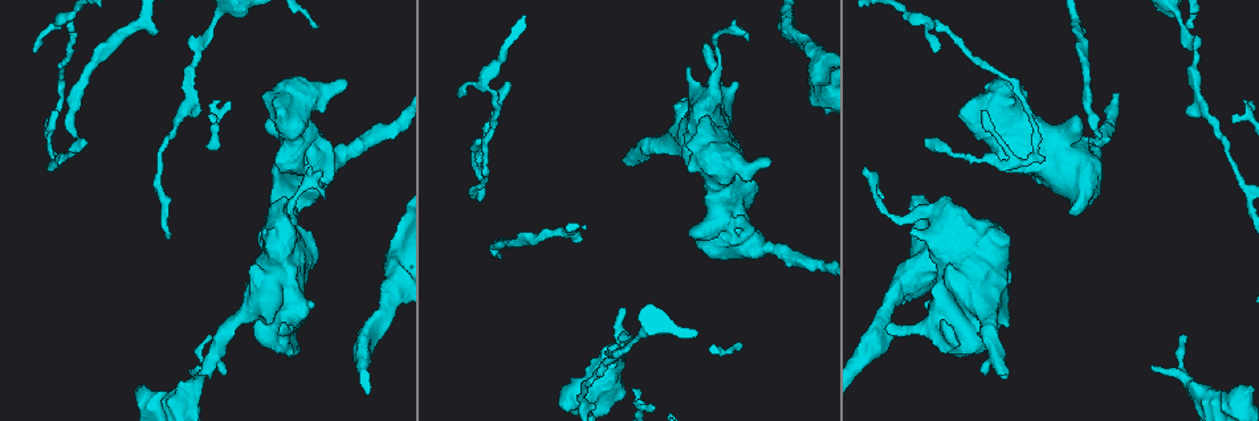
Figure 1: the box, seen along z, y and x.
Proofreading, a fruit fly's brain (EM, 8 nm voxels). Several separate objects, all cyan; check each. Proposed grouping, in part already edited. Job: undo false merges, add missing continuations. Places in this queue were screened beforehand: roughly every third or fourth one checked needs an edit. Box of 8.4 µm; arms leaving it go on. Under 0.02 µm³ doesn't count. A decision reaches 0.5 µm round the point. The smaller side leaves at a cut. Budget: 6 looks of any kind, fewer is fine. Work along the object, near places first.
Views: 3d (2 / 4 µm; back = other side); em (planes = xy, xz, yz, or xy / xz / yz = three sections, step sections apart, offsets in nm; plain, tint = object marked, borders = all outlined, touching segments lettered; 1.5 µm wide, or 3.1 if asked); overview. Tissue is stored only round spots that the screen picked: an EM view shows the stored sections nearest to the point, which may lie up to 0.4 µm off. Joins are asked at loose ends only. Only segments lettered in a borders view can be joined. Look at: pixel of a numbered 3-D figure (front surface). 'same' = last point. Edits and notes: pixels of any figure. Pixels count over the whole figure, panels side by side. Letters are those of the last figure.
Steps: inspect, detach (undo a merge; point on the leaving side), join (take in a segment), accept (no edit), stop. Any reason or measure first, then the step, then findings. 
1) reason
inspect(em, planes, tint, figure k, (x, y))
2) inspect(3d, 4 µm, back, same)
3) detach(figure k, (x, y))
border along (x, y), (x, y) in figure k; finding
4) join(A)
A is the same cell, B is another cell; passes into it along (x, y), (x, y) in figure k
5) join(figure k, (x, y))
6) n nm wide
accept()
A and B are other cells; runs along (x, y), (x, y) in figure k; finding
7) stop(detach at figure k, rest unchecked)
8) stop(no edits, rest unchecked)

an open end
inspect(3d, 2 µm, back, figure 1, (261, 230))

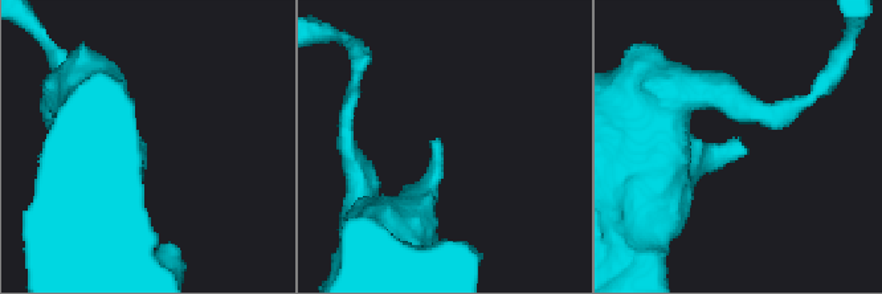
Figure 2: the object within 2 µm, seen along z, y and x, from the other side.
now the EM
inspect(em, xz, step 4, tint, figure 2, (438, 140))

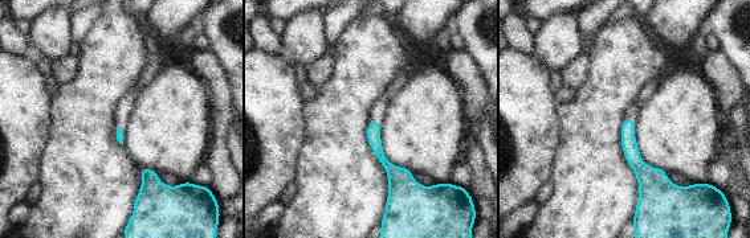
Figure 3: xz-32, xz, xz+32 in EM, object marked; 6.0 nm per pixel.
cut it another way
inspect(em, planes, borders, same)

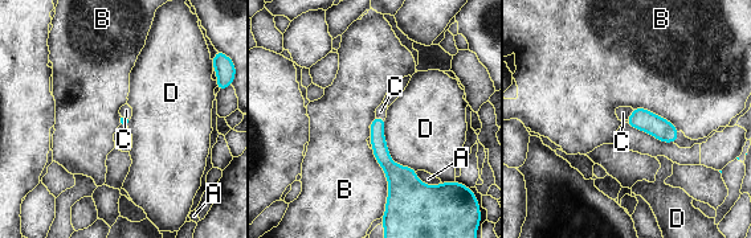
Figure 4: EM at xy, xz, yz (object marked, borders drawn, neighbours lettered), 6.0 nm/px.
B touches over 380 nm
join(C)
C is the same cell, A, B and D are other cells; it goes on there

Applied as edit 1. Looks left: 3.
inspect(3d, 2 µm, figure 1, (1000, 376))

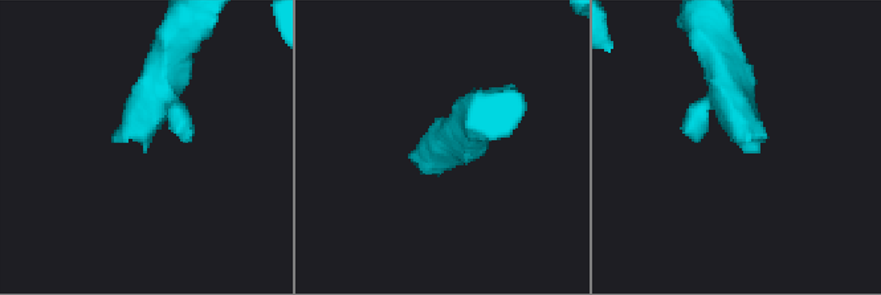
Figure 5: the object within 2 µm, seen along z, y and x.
now the EM
inspect(em, yz, step 8, borders, figure 5, (749, 143))

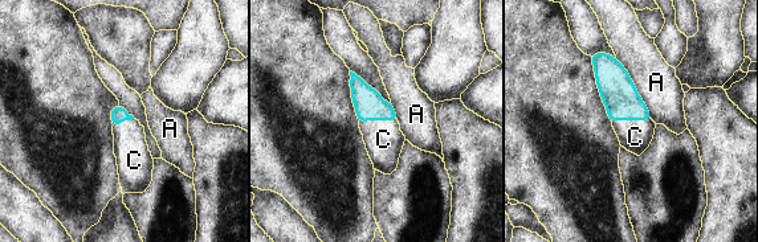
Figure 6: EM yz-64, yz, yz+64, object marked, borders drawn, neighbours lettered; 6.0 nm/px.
join(C)
C is the same cell, A is another cell; passes into it along (618, 91), (631, 119), (635, 136) in figure 6; the neuron continues

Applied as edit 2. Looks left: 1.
stop(join at figure 4, join at figure 6, rest unchecked)

